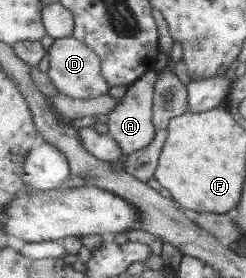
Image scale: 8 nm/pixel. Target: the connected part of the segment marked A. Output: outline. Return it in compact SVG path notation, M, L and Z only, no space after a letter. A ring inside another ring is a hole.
M154 70L147 71L134 83L128 85L125 95L108 114L106 122L109 129L108 135L119 145L125 155L149 146L154 139L155 129L152 121L152 104L157 75L158 73Z

